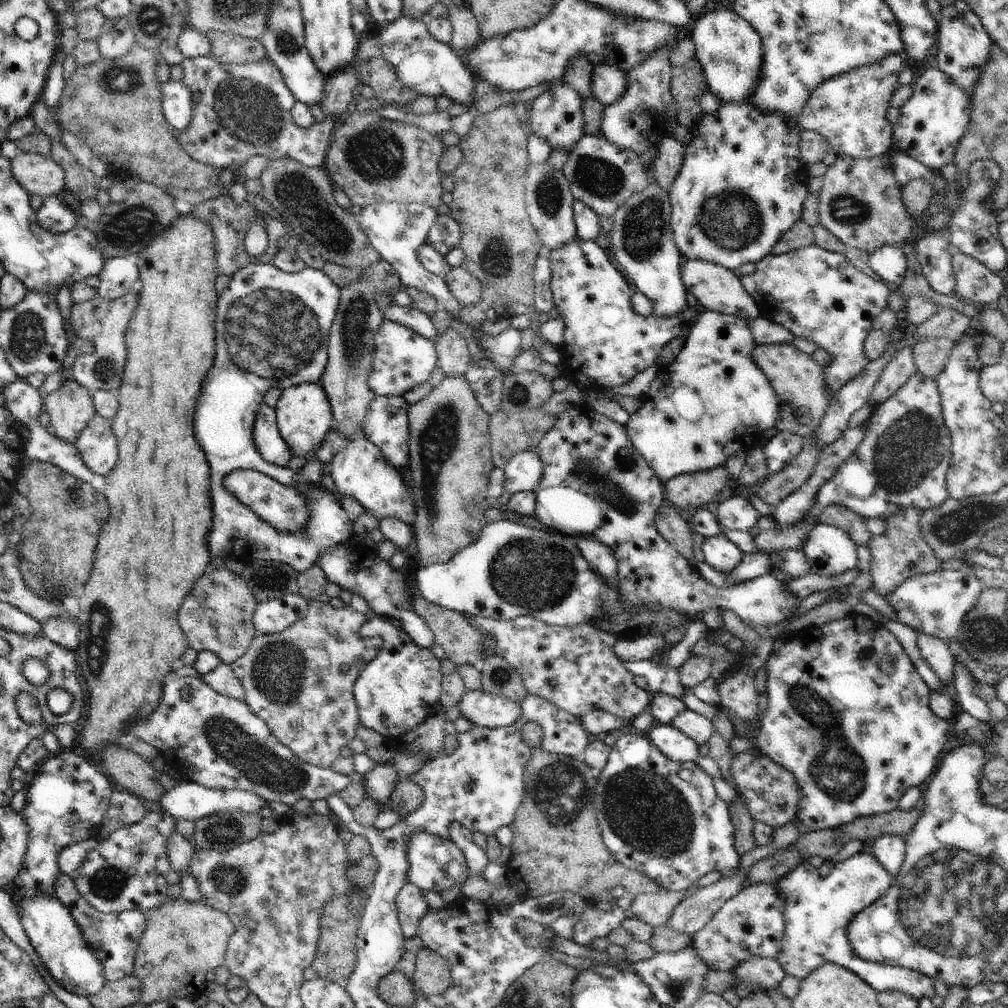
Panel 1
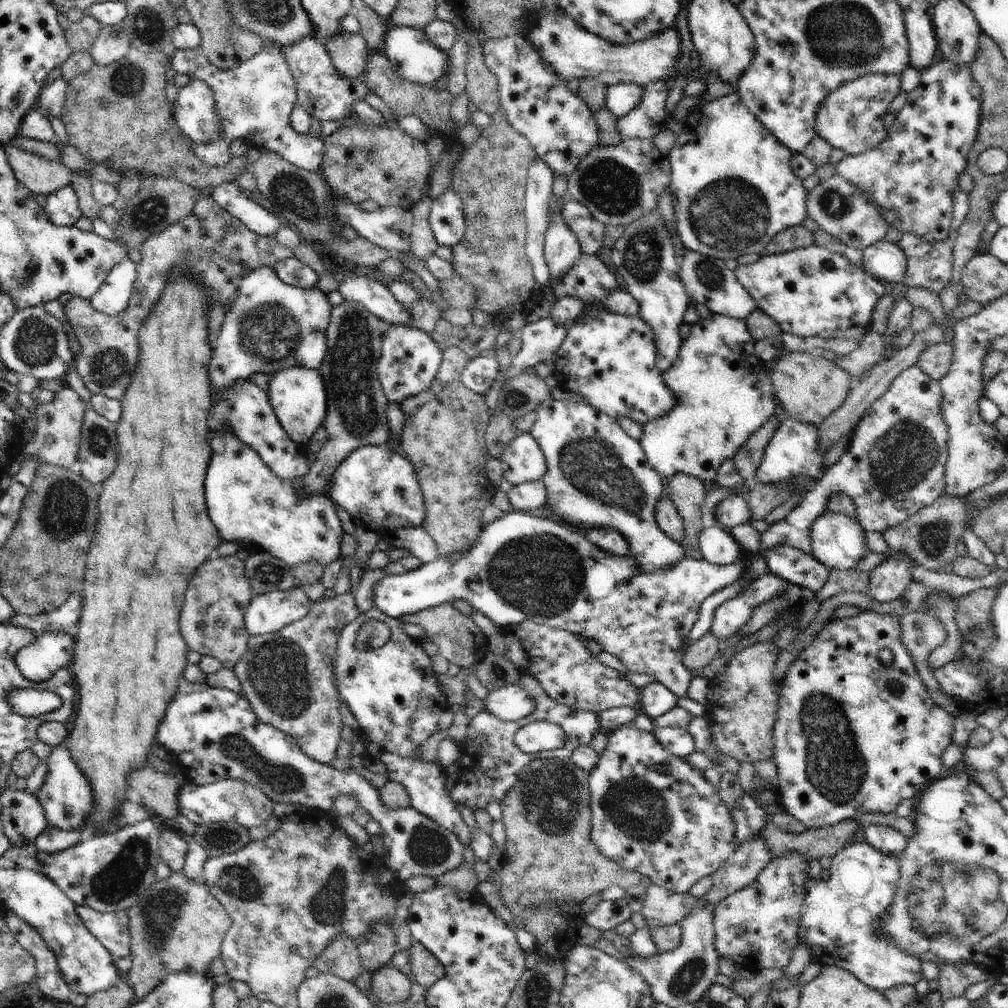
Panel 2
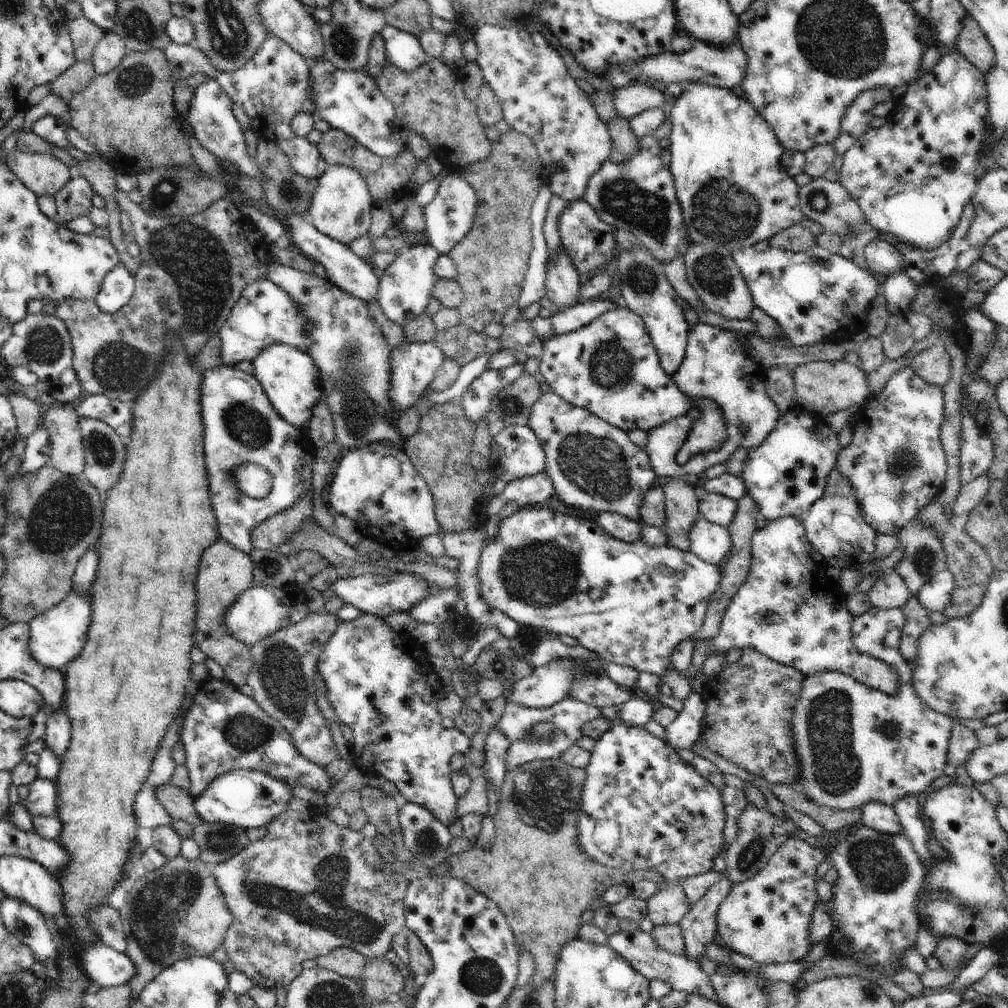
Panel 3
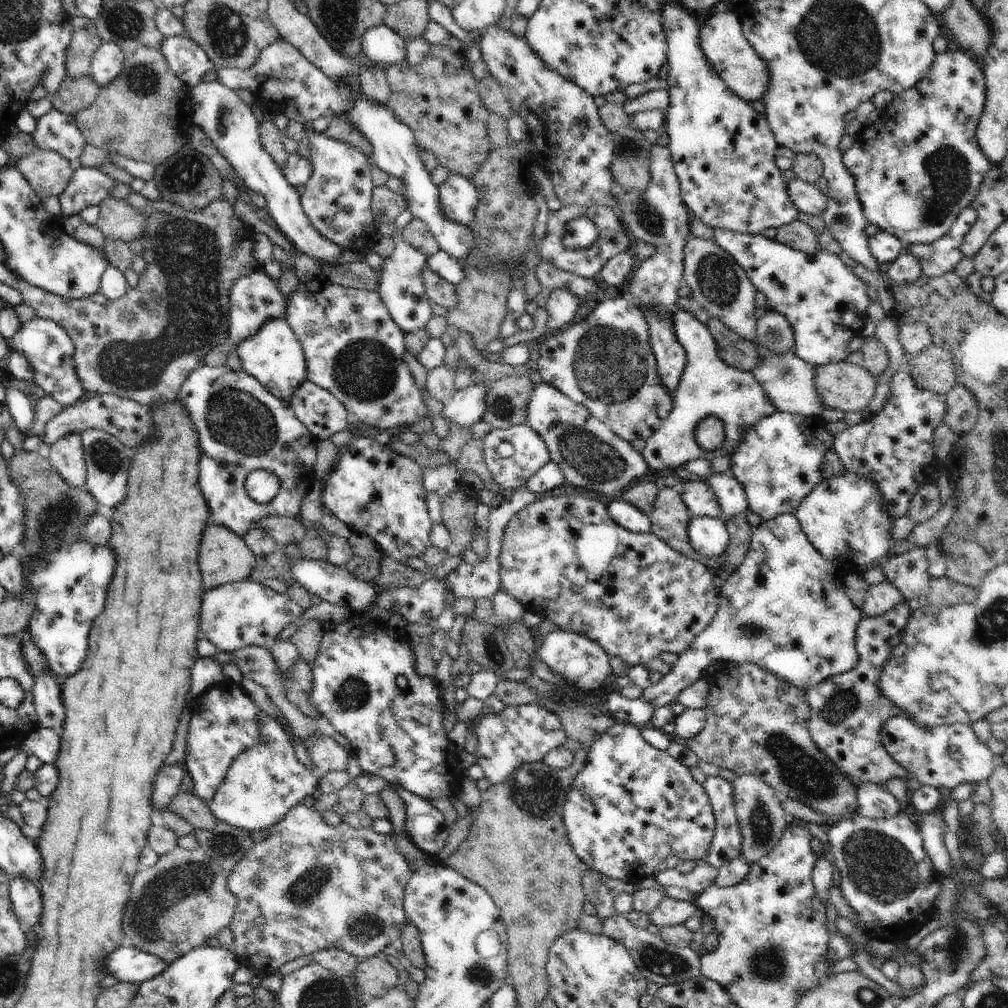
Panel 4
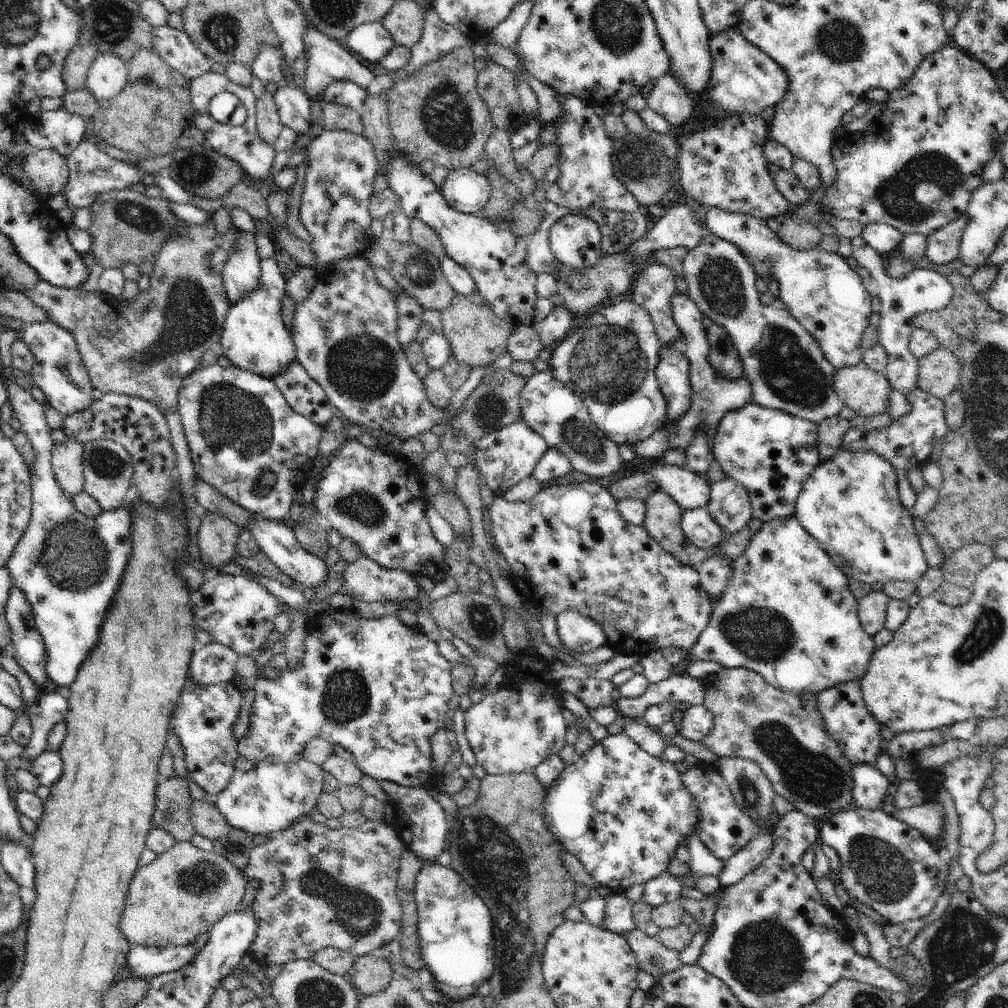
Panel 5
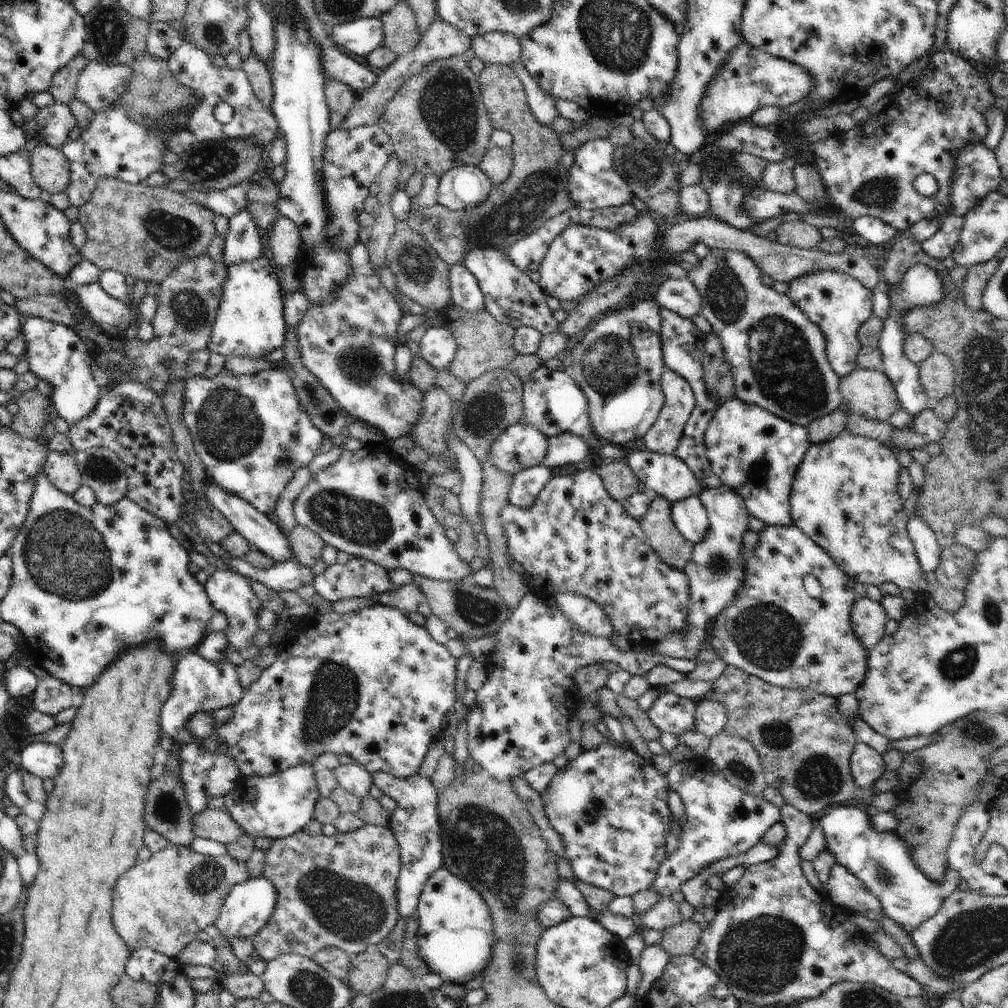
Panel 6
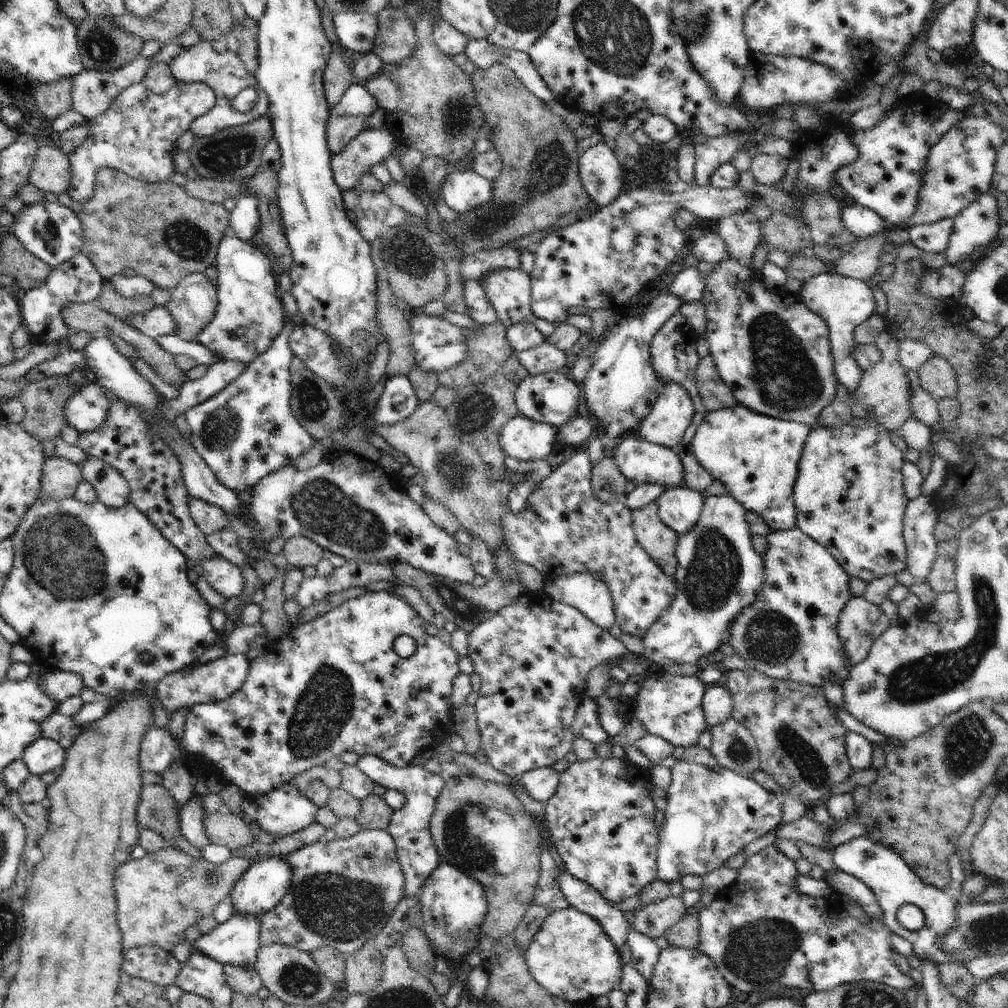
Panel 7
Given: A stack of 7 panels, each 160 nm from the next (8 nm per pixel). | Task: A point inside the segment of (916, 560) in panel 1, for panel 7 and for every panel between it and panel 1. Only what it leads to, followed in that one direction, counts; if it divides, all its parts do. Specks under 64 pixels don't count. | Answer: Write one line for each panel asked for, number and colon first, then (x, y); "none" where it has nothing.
2: (888, 581)
3: (889, 591)
4: (880, 598)
5: (871, 609)
6: (868, 617)
7: (860, 622)

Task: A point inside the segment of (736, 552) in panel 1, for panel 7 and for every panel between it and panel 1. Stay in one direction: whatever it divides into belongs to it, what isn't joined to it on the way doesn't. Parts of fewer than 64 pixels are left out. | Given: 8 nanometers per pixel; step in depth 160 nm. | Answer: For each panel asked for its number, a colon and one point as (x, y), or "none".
2: (716, 544)
3: (711, 542)
4: (709, 537)
5: (699, 527)
6: (690, 517)
7: (679, 508)

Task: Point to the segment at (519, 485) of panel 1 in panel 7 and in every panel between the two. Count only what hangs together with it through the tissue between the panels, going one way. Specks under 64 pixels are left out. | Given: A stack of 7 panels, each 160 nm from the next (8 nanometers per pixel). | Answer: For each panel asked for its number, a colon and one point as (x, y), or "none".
2: (523, 461)
3: (515, 452)
4: (513, 455)
5: (505, 457)
6: (521, 446)
7: (524, 438)

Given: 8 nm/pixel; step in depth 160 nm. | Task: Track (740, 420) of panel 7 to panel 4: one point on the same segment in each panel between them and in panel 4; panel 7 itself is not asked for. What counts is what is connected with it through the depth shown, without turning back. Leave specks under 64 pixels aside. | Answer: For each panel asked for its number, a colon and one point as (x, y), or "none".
4: (778, 462)
5: (770, 453)
6: (756, 453)

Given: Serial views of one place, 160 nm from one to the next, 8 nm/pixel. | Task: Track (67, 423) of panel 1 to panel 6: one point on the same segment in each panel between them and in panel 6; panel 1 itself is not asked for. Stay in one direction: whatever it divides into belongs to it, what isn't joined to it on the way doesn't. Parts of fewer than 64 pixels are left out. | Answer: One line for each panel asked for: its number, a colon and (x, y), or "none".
2: (56, 441)
3: (67, 454)
4: (67, 454)
5: (67, 457)
6: (61, 469)

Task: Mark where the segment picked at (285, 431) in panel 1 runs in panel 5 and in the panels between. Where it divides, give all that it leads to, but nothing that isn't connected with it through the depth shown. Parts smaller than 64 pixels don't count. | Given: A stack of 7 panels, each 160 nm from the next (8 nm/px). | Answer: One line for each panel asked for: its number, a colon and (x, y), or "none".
2: (297, 395)
3: (292, 381)
4: (274, 356)
5: (254, 338)

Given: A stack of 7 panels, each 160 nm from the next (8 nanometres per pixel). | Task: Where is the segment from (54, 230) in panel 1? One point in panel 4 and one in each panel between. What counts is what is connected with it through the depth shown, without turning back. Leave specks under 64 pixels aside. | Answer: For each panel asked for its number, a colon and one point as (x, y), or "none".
2: (62, 207)
3: (74, 200)
4: (87, 187)

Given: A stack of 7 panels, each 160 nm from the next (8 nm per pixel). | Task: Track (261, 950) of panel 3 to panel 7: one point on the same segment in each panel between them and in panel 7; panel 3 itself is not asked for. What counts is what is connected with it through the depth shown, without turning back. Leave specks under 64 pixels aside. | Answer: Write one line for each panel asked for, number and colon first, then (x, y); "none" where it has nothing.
4: (307, 887)
5: (320, 888)
6: (340, 891)
7: (343, 892)

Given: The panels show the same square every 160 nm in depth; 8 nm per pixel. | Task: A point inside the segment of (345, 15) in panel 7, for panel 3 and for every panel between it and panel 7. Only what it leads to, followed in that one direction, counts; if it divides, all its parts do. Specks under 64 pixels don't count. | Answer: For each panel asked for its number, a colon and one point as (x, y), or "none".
3: (403, 49)
4: (381, 44)
5: (370, 40)
6: (362, 36)

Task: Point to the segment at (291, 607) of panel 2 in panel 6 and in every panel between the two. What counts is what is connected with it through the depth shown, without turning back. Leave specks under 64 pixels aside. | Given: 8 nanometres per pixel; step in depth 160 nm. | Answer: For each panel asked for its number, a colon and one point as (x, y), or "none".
3: (258, 612)
4: (243, 614)
5: (238, 612)
6: (228, 592)

